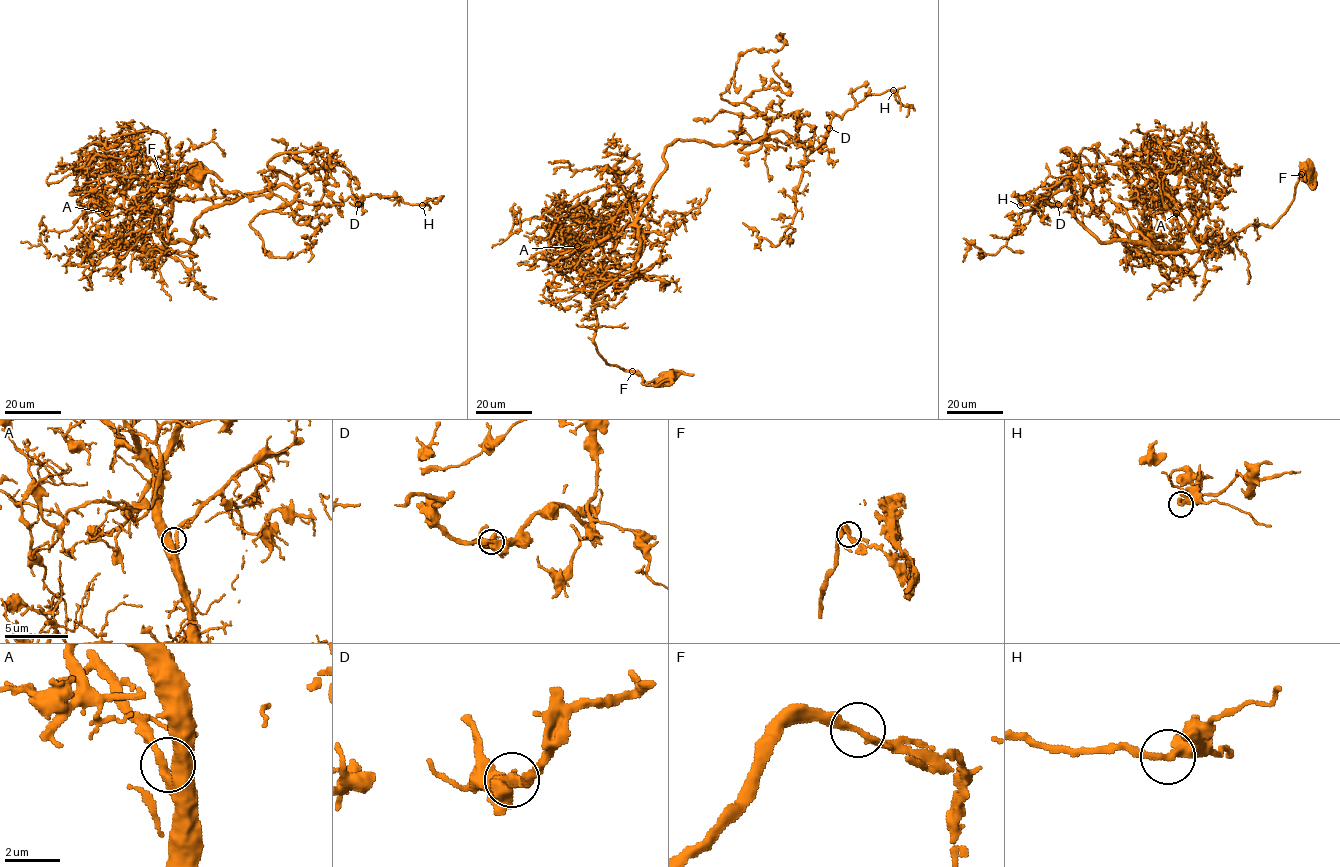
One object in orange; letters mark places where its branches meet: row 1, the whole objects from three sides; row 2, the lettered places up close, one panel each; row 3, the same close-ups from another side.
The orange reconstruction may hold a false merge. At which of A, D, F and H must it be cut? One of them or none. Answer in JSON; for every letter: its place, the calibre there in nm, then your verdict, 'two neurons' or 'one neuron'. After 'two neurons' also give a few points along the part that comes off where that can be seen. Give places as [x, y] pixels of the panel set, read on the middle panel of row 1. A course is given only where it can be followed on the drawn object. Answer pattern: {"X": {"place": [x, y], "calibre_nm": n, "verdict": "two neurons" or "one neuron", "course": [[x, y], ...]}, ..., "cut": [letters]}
{"A": {"place": [577, 246], "calibre_nm": 320, "verdict": "one neuron"}, "D": {"place": [829, 128], "calibre_nm": 550, "verdict": "one neuron"}, "F": {"place": [632, 371], "calibre_nm": 260, "verdict": "one neuron"}, "H": {"place": [893, 90], "calibre_nm": 280, "verdict": "one neuron"}, "cut": []}

